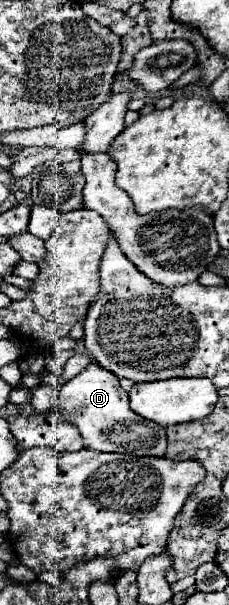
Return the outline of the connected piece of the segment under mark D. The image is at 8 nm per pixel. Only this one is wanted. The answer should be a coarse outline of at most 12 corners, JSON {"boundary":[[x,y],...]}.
{"boundary":[[89,362],[55,406],[85,448],[165,456],[165,428],[135,414]]}

